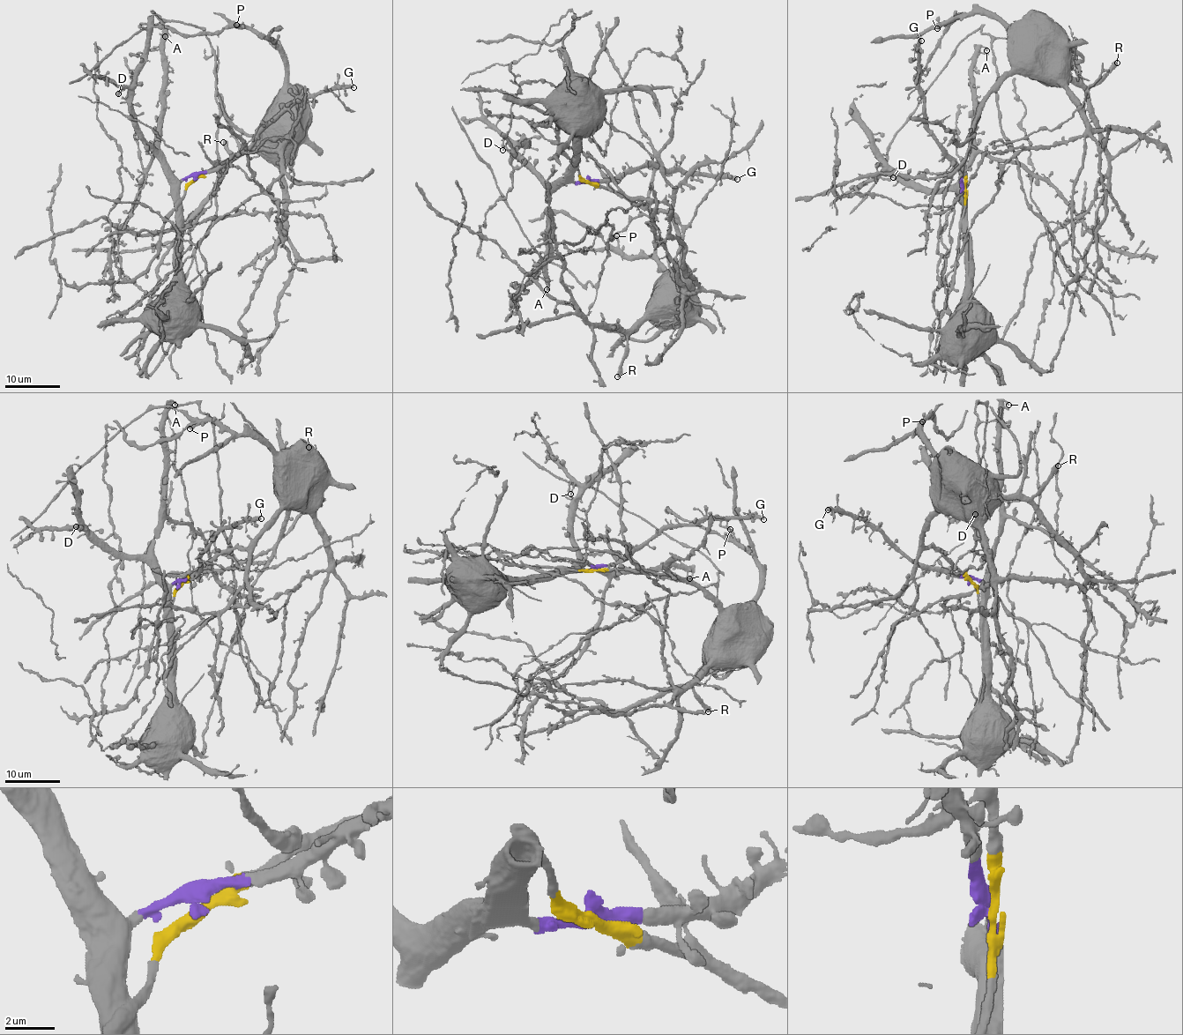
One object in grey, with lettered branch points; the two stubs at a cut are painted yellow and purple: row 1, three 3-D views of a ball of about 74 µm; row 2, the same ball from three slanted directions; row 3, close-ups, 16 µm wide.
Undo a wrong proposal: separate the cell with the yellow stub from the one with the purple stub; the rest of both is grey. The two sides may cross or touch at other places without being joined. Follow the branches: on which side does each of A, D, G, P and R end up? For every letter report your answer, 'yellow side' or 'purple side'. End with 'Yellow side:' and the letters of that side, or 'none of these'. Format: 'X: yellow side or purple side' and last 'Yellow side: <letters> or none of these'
A: purple side
D: purple side
G: purple side
P: yellow side
R: yellow side
Yellow side: P, R

